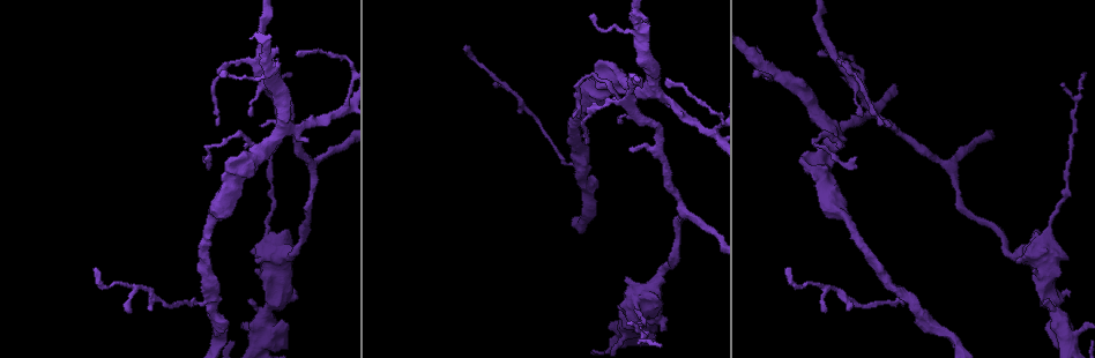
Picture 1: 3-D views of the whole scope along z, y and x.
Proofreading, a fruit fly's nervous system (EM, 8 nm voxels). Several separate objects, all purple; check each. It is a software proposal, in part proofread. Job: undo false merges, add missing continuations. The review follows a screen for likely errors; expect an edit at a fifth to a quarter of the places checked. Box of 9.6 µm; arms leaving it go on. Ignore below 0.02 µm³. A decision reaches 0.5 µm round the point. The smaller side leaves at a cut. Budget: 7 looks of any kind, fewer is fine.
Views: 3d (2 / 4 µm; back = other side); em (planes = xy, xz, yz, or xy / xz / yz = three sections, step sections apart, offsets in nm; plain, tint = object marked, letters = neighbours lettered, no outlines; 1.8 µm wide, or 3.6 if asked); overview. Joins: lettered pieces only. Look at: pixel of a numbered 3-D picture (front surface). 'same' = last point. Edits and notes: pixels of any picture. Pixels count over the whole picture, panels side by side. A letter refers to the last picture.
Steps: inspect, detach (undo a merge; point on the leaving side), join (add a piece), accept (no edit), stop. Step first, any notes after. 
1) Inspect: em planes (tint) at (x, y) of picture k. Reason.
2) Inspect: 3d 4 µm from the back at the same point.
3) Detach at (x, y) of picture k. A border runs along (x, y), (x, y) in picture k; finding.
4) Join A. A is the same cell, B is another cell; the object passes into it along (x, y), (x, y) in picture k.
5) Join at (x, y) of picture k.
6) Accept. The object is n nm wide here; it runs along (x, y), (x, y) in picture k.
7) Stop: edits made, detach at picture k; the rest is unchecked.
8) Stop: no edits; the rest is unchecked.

Inspect: em planes (letters) at (261, 125) of picture 1. An open end.

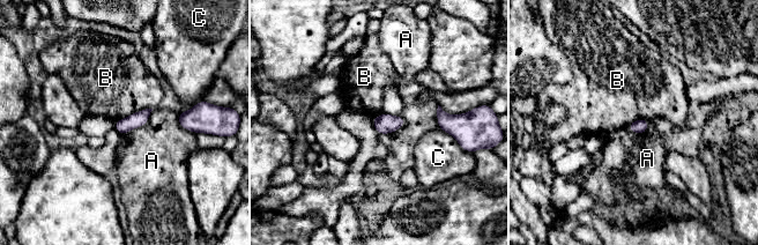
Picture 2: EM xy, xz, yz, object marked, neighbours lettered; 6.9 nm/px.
Accept. A, B and C are other cells; a border runs along (153, 109), (138, 110), (116, 121) in picture 2; no lettered piece goes on from it.

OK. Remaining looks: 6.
Inspect: 3d 2 µm at (1066, 182) of picture 1. Thin neck.

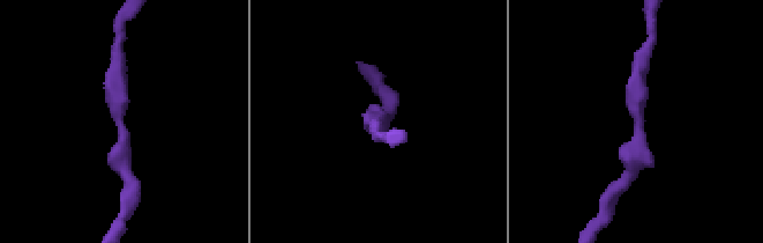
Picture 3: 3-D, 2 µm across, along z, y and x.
Inspect: em planes (letters) at (638, 124) of picture 3. Shape alone is not enough.

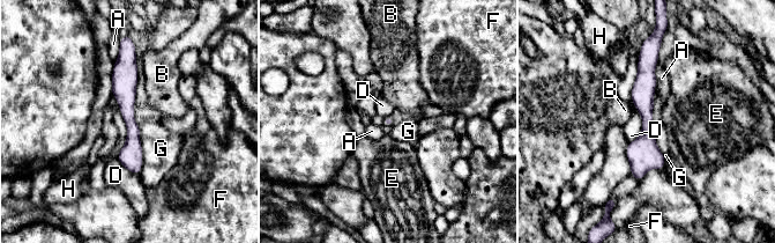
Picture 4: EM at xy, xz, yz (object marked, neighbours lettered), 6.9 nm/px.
Accept. A, B, D, E, F, G and H are other cells; continuous, no second neuron.

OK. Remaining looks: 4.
Inspect: 3d 2 µm at (855, 157) of picture 1. Long arm stops here.

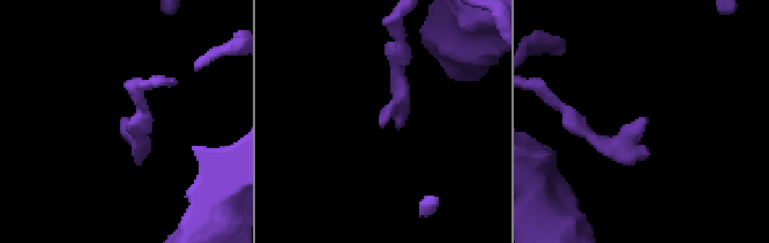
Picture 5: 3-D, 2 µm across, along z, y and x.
Inspect: em planes (letters) at (380, 124) of picture 5.

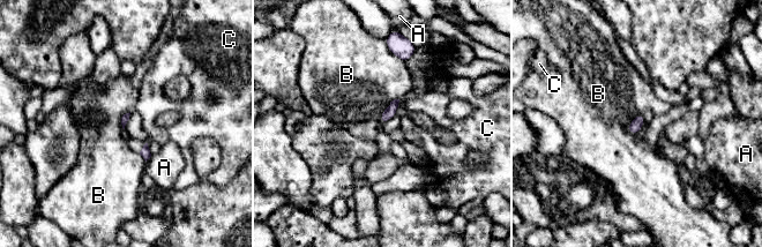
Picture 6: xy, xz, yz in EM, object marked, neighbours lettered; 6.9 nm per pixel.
Accept. The longest contact is with B, 170 nm; A, B and C are other cells; a border runs along (645, 117), (637, 114), (627, 132) in picture 6; no lettered piece goes on from it.

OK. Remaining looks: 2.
Stop: no edits; the rest is unchecked.

